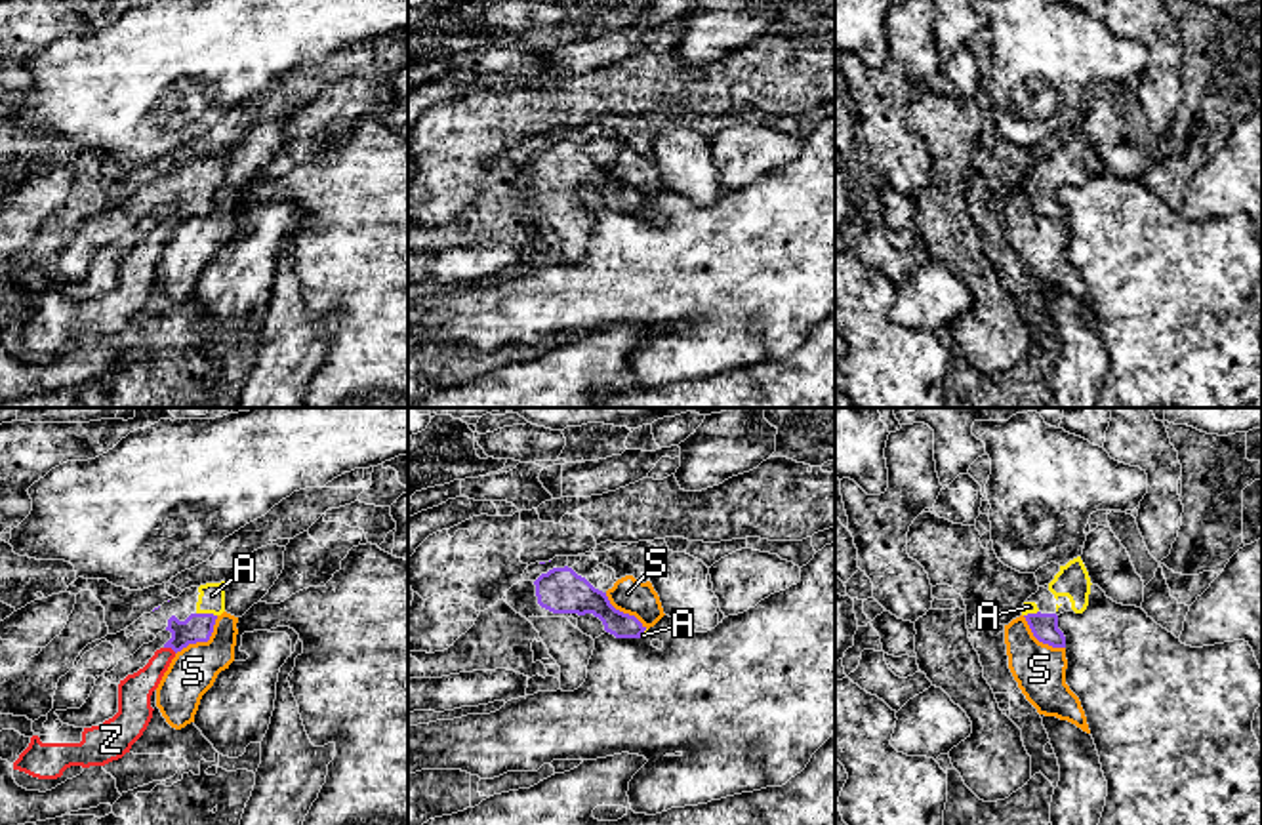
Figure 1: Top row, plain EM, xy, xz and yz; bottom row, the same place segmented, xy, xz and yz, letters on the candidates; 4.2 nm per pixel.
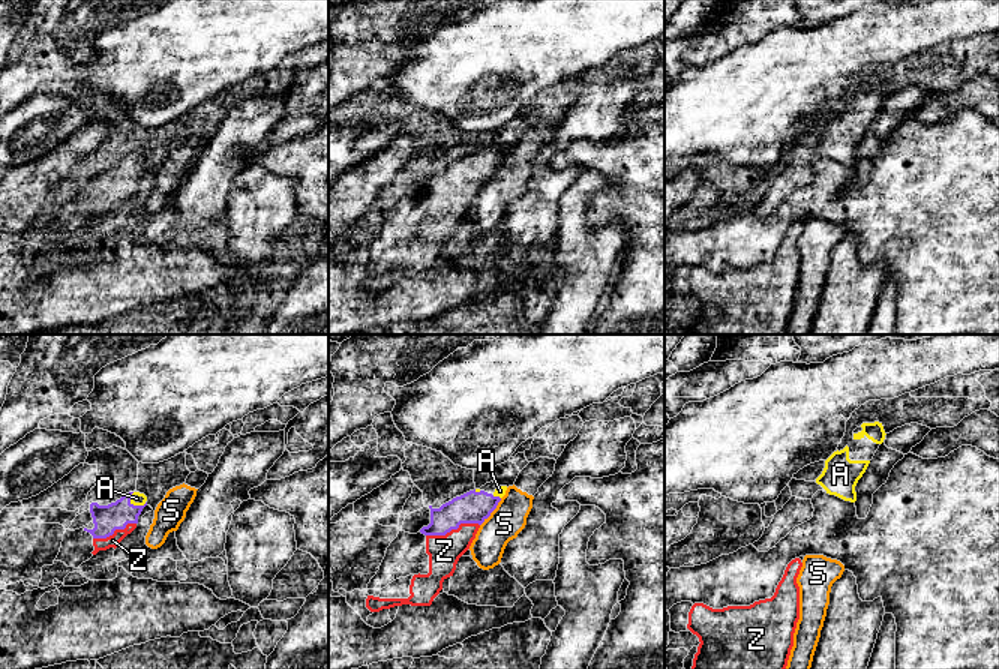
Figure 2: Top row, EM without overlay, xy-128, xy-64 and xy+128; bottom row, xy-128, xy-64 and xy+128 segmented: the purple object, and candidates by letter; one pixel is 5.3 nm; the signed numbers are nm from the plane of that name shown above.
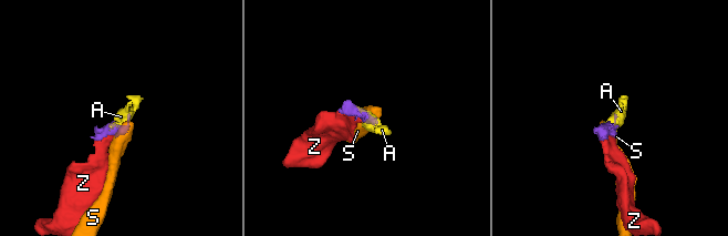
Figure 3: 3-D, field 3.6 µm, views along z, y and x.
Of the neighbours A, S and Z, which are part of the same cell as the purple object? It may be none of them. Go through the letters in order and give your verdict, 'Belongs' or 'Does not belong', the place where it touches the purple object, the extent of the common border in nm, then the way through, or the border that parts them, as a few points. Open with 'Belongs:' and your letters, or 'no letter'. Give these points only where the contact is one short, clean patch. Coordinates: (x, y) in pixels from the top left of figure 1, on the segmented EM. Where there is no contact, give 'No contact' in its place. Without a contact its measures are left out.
Belongs: A, Z
A: Belongs. Touches purple at xy (206, 614). Shared border 90 nm
S: Does not belong. Touches purple at xy (203, 641). Shared border 240 nm. Boundary: xy (218, 616), (206, 641), (189, 643), (176, 654)
Z: Belongs. Touches purple at xy (170, 646). Shared border 60 nm. Path across: xy (197, 627), (170, 646), (134, 692)

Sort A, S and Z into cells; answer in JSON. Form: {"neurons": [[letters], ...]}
{"neurons": [["A", "Z"], ["S"]]}

